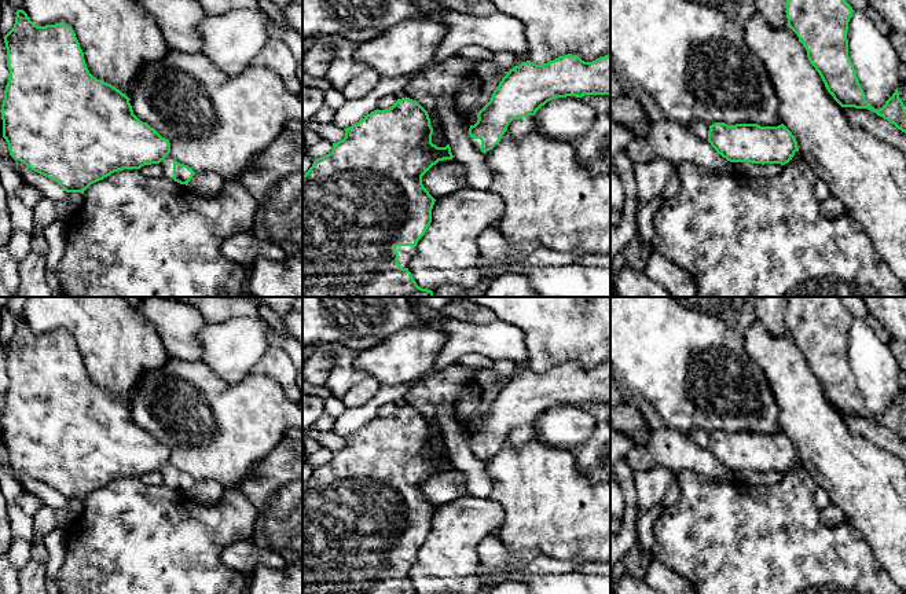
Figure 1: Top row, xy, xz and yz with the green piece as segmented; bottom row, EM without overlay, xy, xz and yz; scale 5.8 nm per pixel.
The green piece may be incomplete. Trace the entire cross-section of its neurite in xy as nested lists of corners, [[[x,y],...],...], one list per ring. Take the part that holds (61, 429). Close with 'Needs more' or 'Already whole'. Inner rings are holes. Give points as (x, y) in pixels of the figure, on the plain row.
[[[18,318],[14,336],[3,346],[10,385],[0,421],[3,446],[15,469],[21,469],[32,478],[56,490],[66,500],[84,502],[91,492],[114,480],[140,477],[151,472],[159,472],[165,485],[188,492],[195,480],[172,466],[169,448],[133,422],[125,402],[89,381],[71,334],[66,331],[37,334],[23,318]]]. Needs more

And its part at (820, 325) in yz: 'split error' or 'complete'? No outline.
complete

